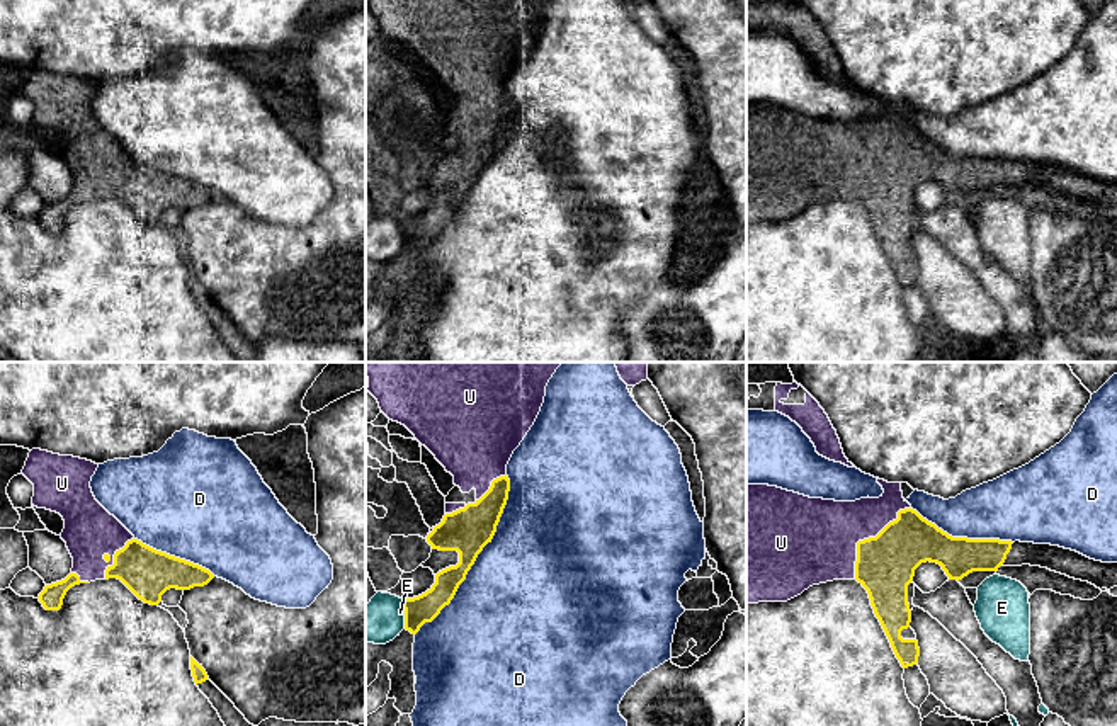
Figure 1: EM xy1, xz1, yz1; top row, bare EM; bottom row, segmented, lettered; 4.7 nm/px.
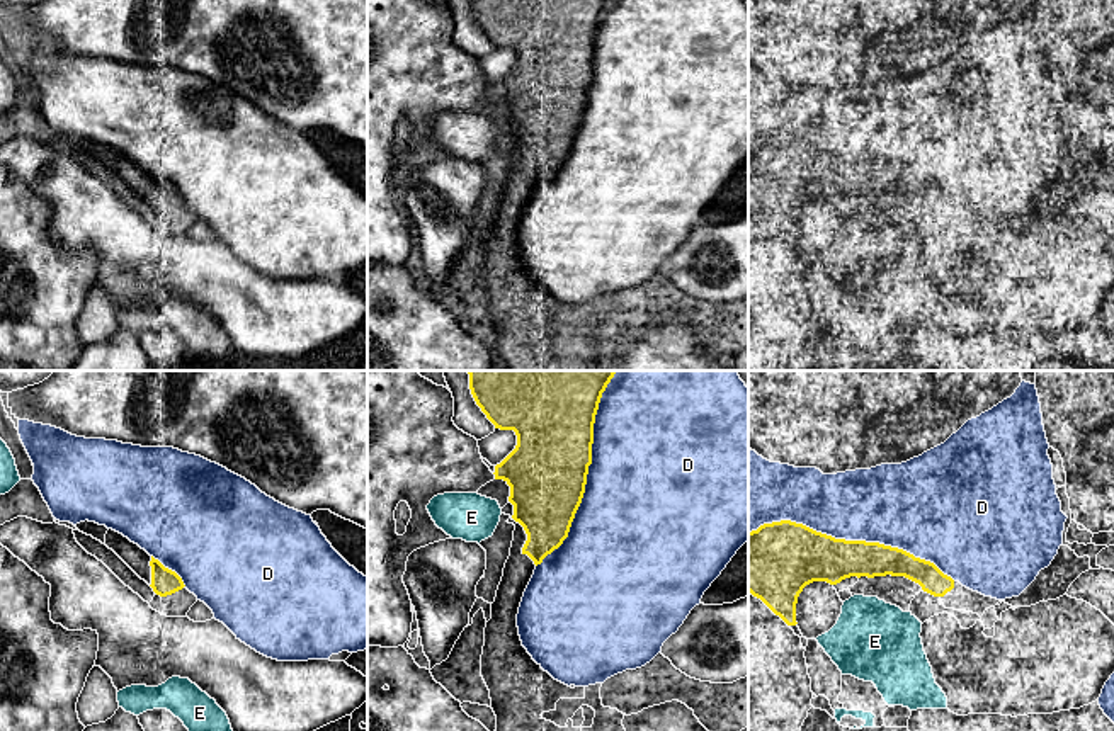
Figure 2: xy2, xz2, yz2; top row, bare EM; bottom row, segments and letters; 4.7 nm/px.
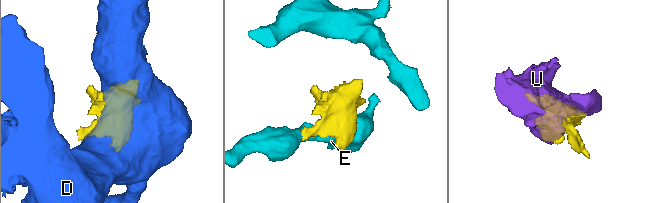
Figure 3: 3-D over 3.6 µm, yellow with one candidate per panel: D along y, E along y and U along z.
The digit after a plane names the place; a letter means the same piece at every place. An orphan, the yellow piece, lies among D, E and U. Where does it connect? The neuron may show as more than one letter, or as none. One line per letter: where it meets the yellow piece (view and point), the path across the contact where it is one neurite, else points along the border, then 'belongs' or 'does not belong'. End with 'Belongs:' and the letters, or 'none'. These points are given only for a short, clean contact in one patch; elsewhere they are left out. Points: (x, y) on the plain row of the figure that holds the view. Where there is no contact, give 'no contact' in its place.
D: yz2 (852, 160) | does not belong
E: xz1 (405, 233) | along xz1 (402, 218), (405, 247) | does not belong
U: yz1 (869, 157) | belongs
Belongs: U

